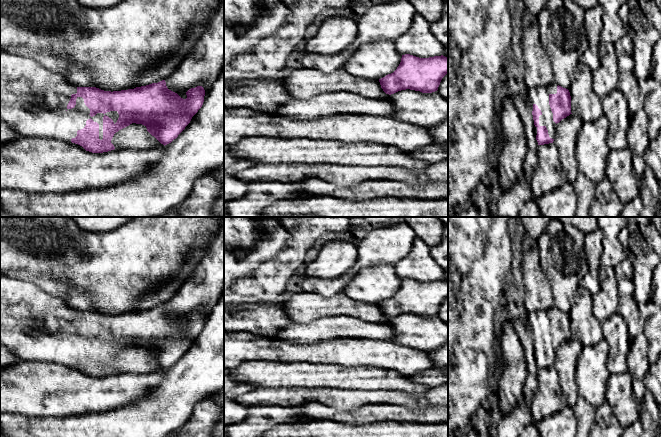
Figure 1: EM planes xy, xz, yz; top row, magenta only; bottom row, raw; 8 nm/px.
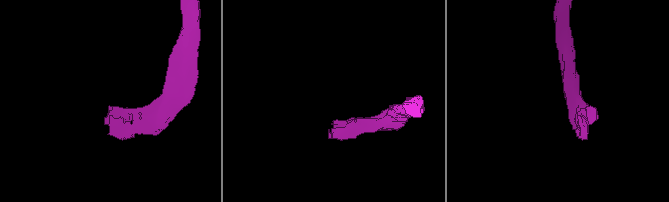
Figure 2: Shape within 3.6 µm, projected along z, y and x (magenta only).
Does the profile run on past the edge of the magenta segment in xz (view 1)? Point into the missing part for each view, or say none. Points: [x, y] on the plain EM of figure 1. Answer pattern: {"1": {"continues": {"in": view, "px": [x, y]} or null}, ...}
{"1": {"continues": null}}

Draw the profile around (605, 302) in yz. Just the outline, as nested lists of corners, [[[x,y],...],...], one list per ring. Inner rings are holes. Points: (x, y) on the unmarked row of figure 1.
[[[601,265],[598,270],[600,289],[593,297],[593,314],[601,322],[618,312],[618,288],[614,268]]]

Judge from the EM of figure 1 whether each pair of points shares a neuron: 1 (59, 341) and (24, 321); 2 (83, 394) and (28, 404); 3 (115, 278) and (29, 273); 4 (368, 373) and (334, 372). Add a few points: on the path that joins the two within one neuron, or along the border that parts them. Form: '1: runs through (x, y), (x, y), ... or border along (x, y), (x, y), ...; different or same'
1: runs through (50, 341), (47, 341), (33, 327); same
2: runs through (69, 389), (46, 388), (42, 390); same
3: runs through (94, 275), (88, 273), (50, 273); same
4: runs through (360, 374), (342, 374); same

